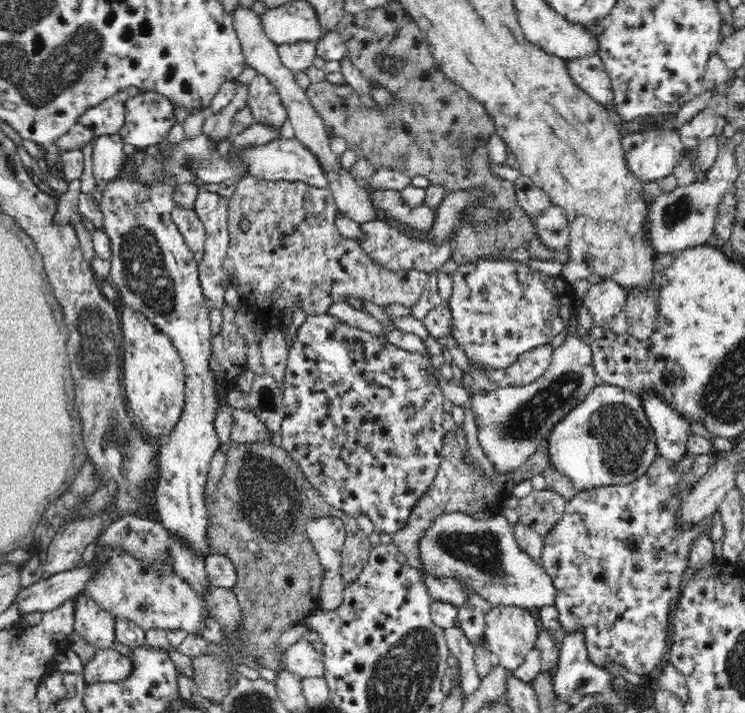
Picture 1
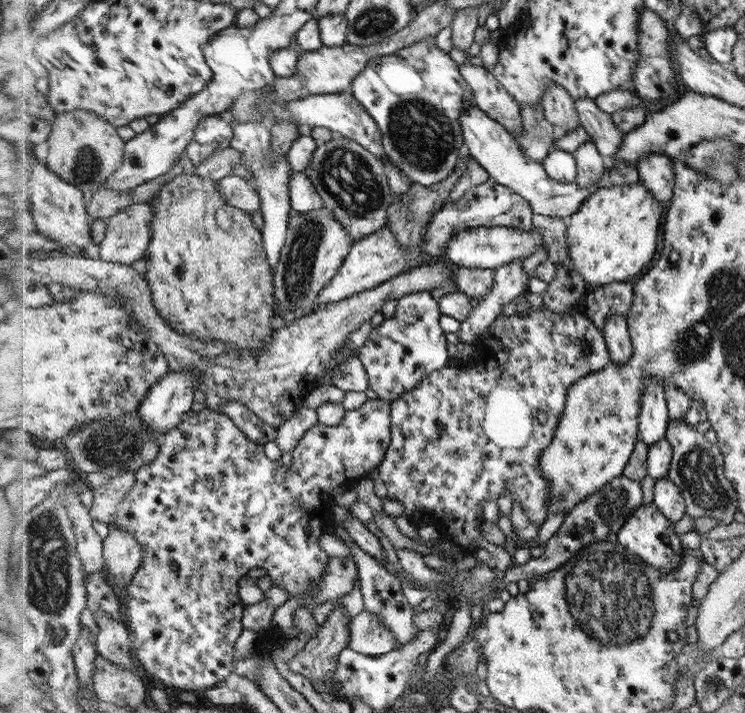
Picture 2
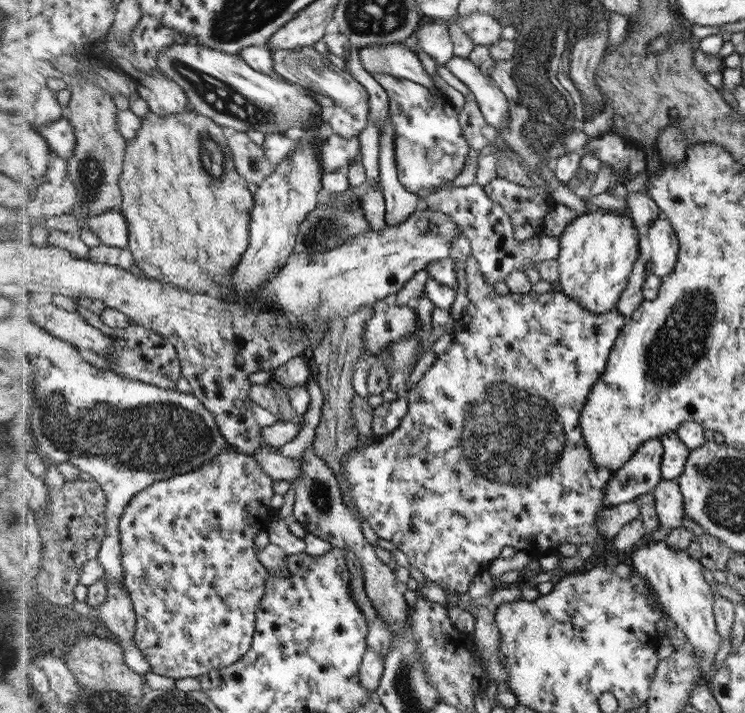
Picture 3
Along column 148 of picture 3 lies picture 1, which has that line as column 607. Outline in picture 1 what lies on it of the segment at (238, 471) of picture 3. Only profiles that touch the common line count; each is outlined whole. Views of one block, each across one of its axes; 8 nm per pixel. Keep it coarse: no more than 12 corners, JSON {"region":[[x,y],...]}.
{"region":[[657,456],[567,502],[543,568],[591,661],[666,660],[690,544]]}

